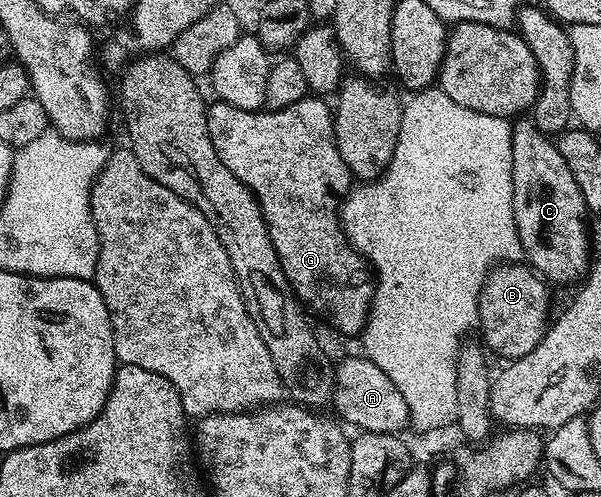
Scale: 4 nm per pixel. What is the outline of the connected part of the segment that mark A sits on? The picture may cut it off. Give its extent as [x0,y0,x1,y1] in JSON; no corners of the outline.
[331,354,410,434]

